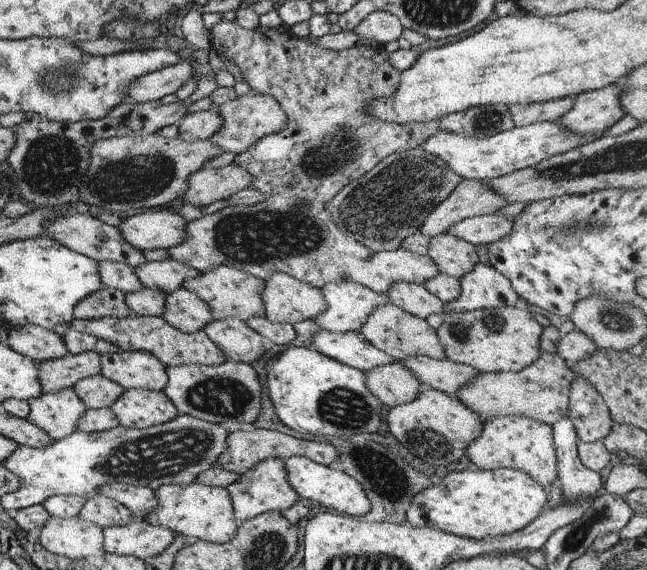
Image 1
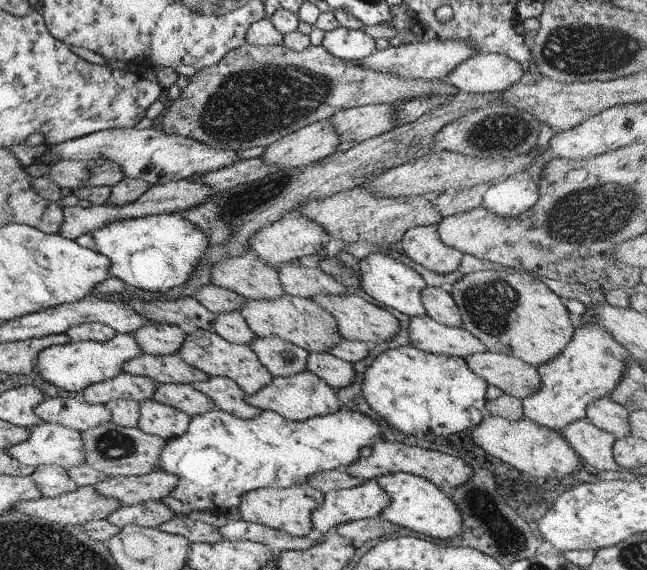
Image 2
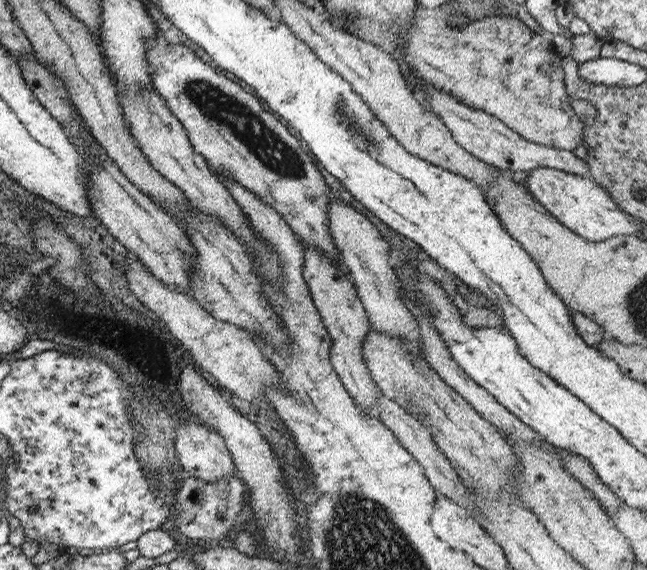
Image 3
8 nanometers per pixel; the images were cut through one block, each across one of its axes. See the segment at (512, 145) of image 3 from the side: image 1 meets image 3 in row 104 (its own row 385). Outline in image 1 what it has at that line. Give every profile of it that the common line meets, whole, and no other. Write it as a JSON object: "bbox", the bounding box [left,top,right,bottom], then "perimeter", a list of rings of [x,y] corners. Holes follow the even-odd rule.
{"bbox":[403,356,480,395],"perimeter":[[[417,356],[403,359],[407,366],[422,382],[424,387],[430,387],[449,395],[456,395],[467,383],[480,374],[478,369],[450,359],[433,359],[427,356]]]}

